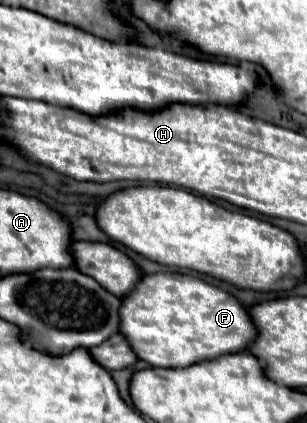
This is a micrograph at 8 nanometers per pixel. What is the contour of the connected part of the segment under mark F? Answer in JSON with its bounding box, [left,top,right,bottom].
[119,274,257,368]

